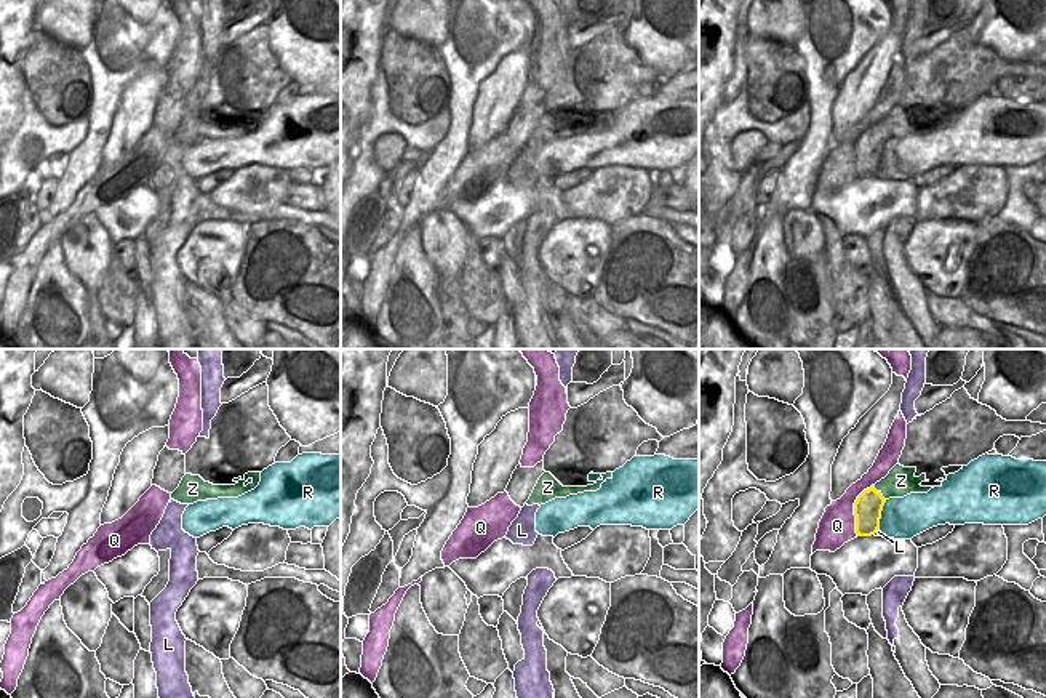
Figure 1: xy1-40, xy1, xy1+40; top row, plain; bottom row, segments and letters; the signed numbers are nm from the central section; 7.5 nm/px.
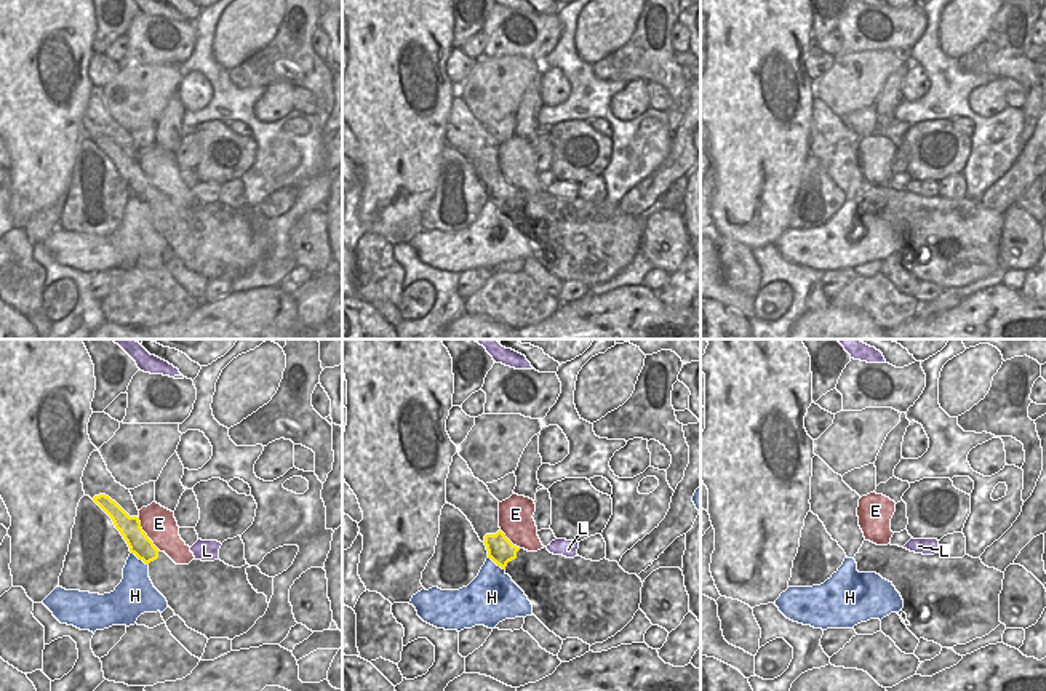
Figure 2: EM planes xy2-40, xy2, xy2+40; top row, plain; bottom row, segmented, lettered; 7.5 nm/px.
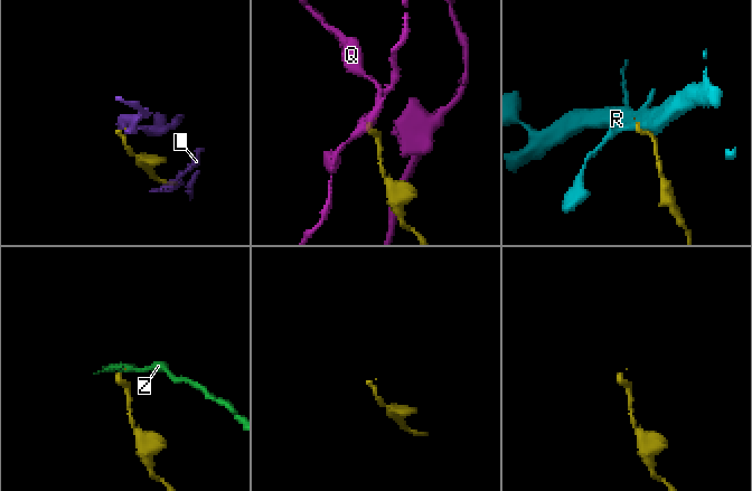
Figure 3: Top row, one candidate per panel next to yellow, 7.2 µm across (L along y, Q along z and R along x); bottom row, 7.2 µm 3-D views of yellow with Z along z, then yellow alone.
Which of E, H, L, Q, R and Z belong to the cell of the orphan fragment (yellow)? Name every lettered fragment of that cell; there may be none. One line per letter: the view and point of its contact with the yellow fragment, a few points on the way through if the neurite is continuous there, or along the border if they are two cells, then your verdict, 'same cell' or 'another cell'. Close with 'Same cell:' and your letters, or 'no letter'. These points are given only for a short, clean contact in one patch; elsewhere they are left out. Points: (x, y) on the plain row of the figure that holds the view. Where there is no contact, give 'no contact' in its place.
E: xy2-40 (146, 176) | along xy2-40 (136, 159), (141, 171), (160, 192) | another cell
H: xy2-40 (139, 200) | another cell
L: xy1+40 (875, 173) | along xy1+40 (878, 172), (874, 175) | another cell
Q: xy1+40 (854, 154) | along xy1+40 (866, 130), (854, 144), (856, 176) | another cell
R: xy1+40 (880, 156) | along xy1+40 (886, 141), (877, 170) | another cell
Z: xy1+40 (880, 135) | along xy1+40 (874, 127), (885, 141) | another cell
Same cell: no letter

